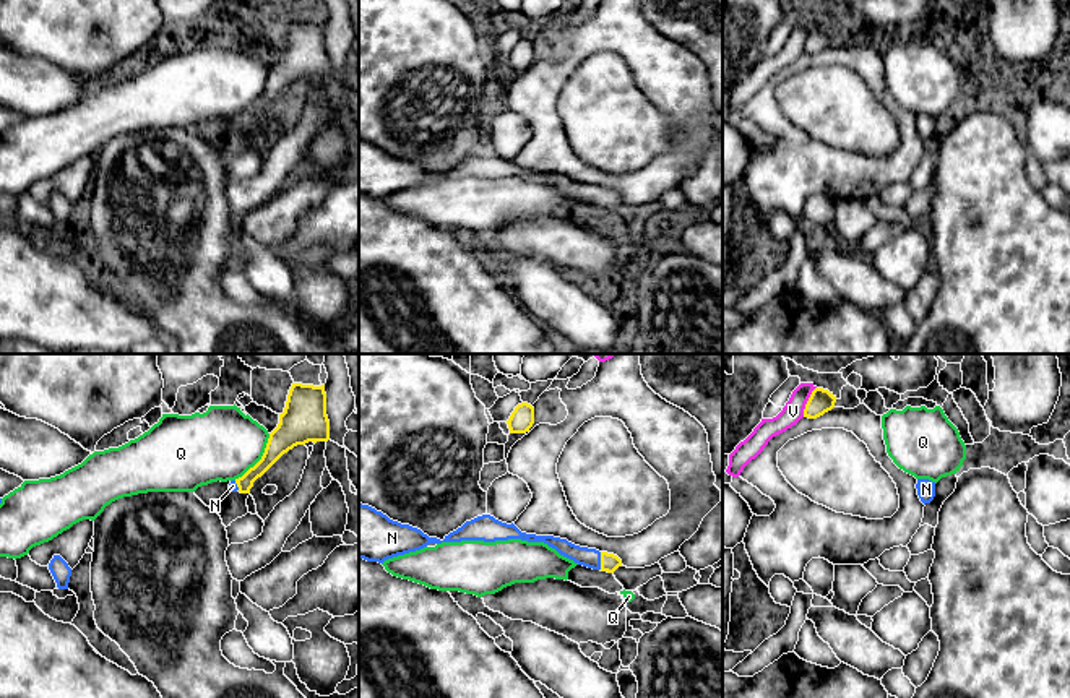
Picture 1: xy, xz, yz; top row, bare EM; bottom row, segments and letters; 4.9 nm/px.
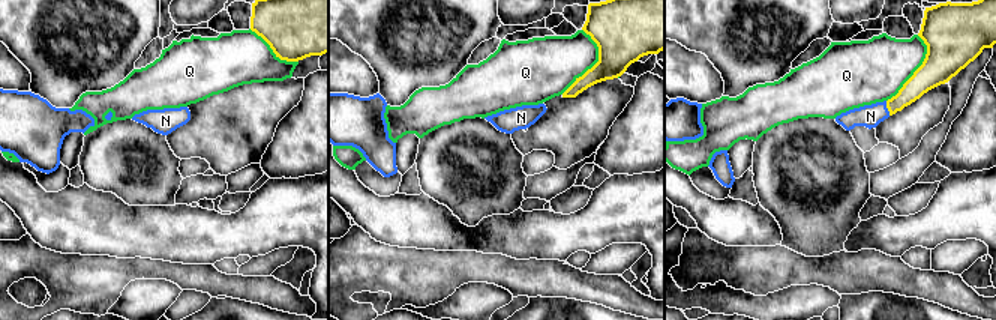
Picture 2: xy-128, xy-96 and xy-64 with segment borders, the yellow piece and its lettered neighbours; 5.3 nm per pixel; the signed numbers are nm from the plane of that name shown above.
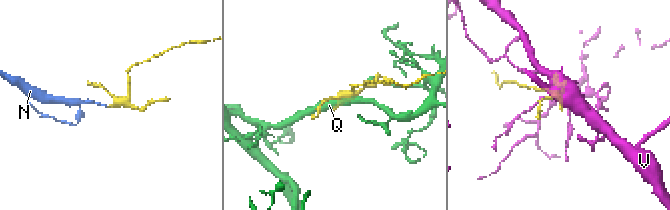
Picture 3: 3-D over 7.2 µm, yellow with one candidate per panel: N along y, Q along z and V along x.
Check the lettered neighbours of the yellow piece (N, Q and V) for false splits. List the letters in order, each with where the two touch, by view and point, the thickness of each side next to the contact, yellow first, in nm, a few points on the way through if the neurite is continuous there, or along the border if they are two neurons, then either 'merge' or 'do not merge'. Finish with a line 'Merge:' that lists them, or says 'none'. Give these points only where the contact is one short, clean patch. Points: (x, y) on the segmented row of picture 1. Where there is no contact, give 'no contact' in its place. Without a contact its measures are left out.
N: xz (601, 560) | 90/100 nm | across xz (609, 562), (601, 560), (588, 557) | merge
Q: xy (260, 460) | 190/360 nm | do not merge
V: yz (807, 401) | 120/100 nm | do not merge
Merge: N

